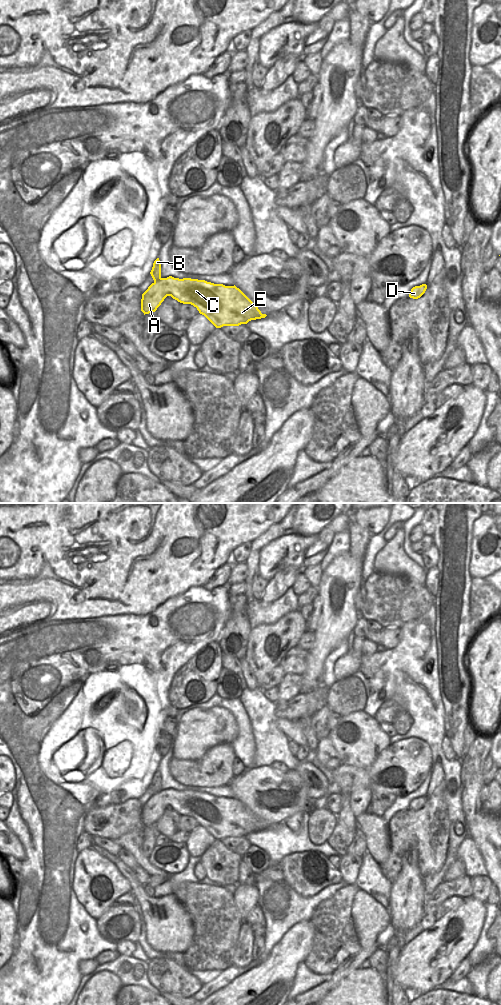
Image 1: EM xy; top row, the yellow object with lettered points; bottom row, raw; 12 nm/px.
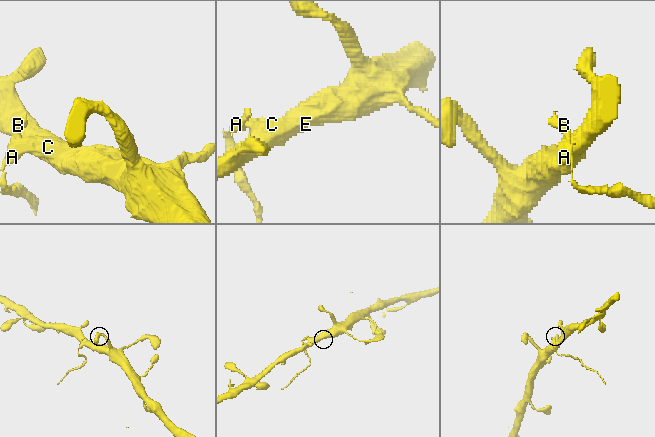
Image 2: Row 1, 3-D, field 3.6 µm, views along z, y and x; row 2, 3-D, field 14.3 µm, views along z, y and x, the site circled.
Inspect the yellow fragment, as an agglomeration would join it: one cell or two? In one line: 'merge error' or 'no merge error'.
merge error

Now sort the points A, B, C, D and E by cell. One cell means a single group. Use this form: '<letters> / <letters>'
A C D E / B

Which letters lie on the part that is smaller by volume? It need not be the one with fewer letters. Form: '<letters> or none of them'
B

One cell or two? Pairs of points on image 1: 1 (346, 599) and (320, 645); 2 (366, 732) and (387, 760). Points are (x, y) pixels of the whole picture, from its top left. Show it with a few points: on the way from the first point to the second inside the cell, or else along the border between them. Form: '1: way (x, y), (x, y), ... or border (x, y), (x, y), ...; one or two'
1: way (341, 610), (329, 634); one
2: border (391, 744), (370, 765), (363, 767); two

